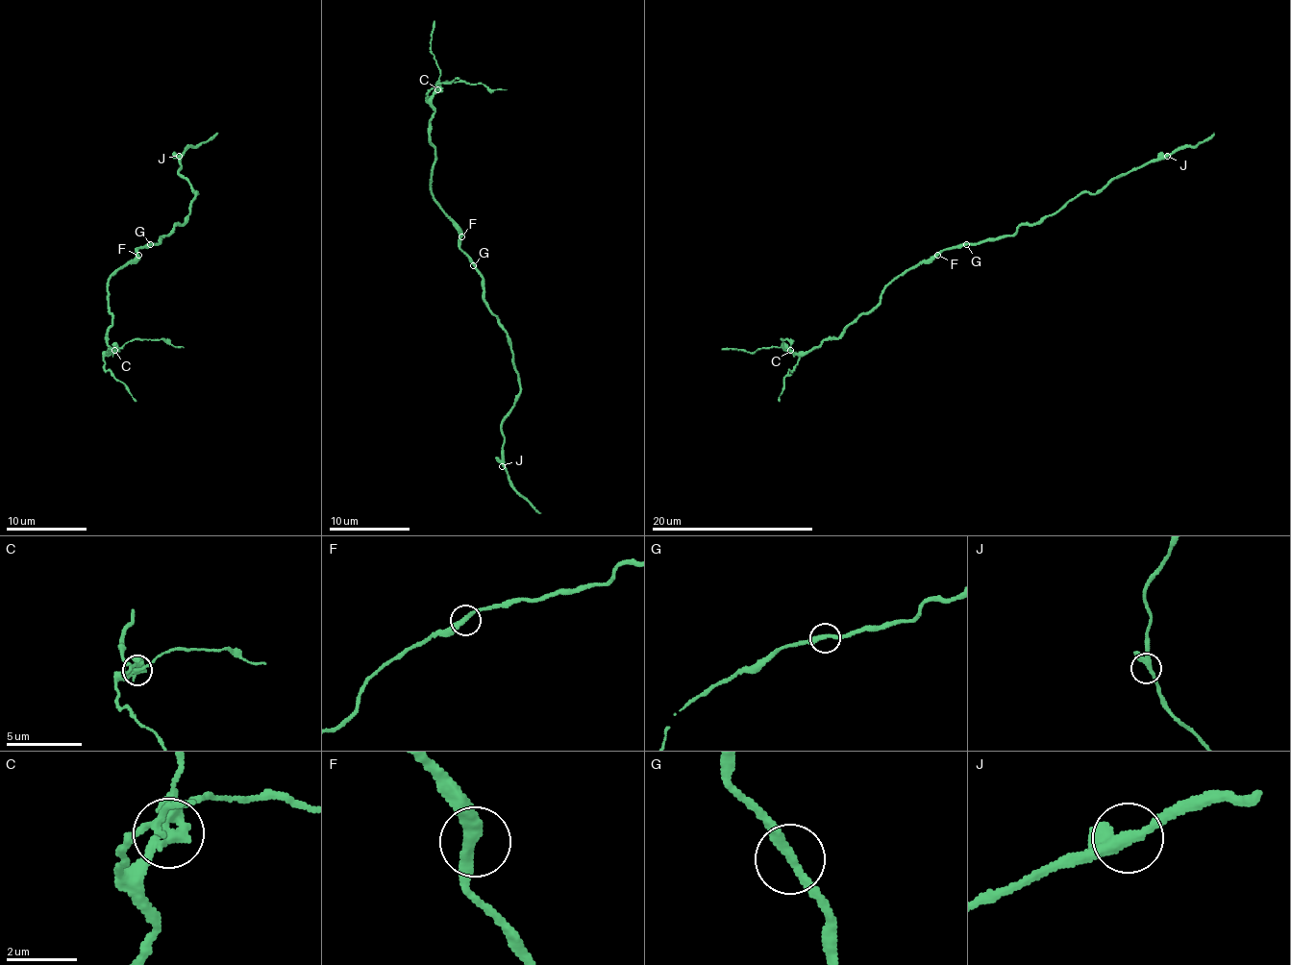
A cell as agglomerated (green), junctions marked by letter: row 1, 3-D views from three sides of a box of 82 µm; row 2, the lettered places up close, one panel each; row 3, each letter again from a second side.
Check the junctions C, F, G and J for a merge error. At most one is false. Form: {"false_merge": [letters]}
{"false_merge": ["C"]}

